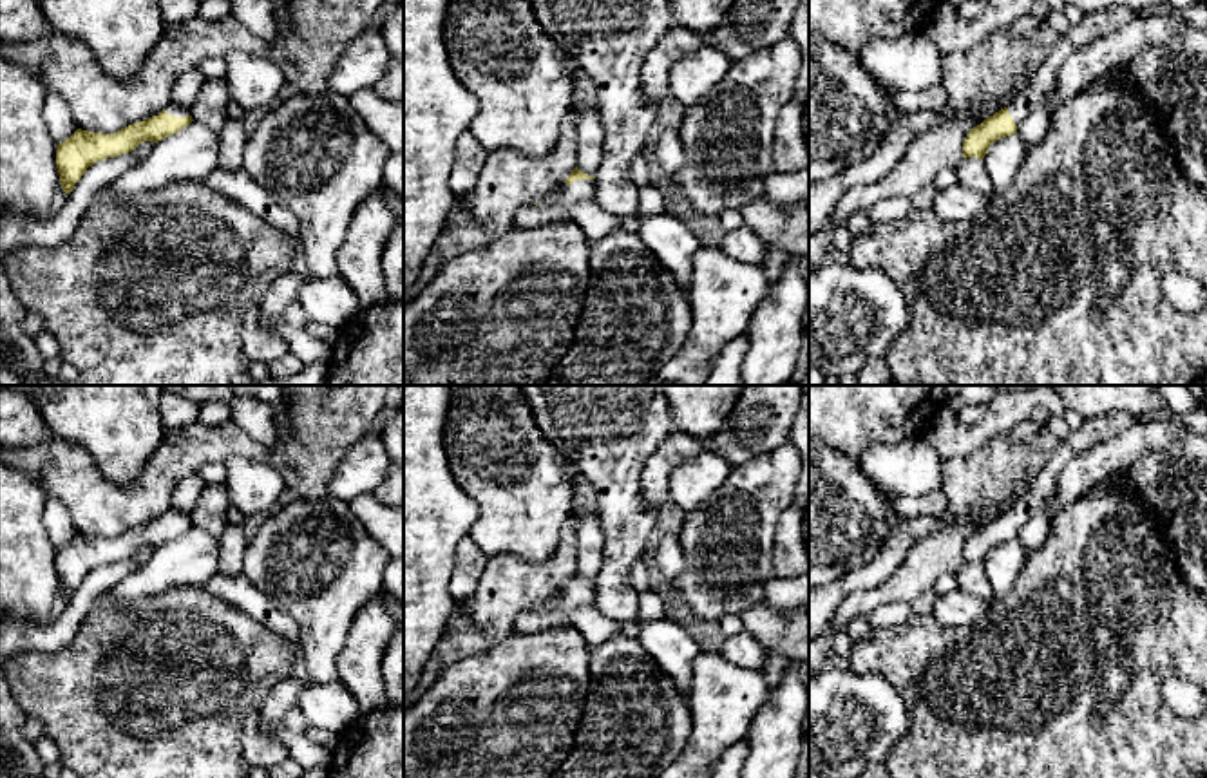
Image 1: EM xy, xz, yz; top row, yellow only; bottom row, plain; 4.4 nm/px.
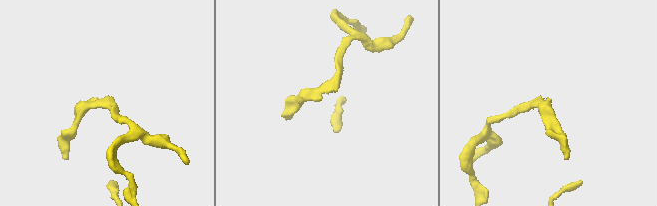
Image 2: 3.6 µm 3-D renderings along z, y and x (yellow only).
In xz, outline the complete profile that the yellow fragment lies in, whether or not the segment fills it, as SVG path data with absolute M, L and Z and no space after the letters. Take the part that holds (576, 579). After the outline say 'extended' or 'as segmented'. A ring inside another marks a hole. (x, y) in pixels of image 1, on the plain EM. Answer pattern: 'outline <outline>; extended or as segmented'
outline M575 572L552 606L539 612L528 610L518 615L514 630L523 633L541 633L552 628L572 626L572 612L583 604L592 604L594 599L595 581L588 581Z; extended

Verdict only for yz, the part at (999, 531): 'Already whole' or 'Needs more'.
Needs more

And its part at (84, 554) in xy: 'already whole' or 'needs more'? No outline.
needs more

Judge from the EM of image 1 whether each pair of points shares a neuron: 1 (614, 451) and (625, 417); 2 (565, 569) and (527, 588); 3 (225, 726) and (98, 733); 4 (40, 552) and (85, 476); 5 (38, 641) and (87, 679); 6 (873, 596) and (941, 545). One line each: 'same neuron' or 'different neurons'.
1: same neuron
2: same neuron
3: same neuron
4: different neurons
5: different neurons
6: same neuron

